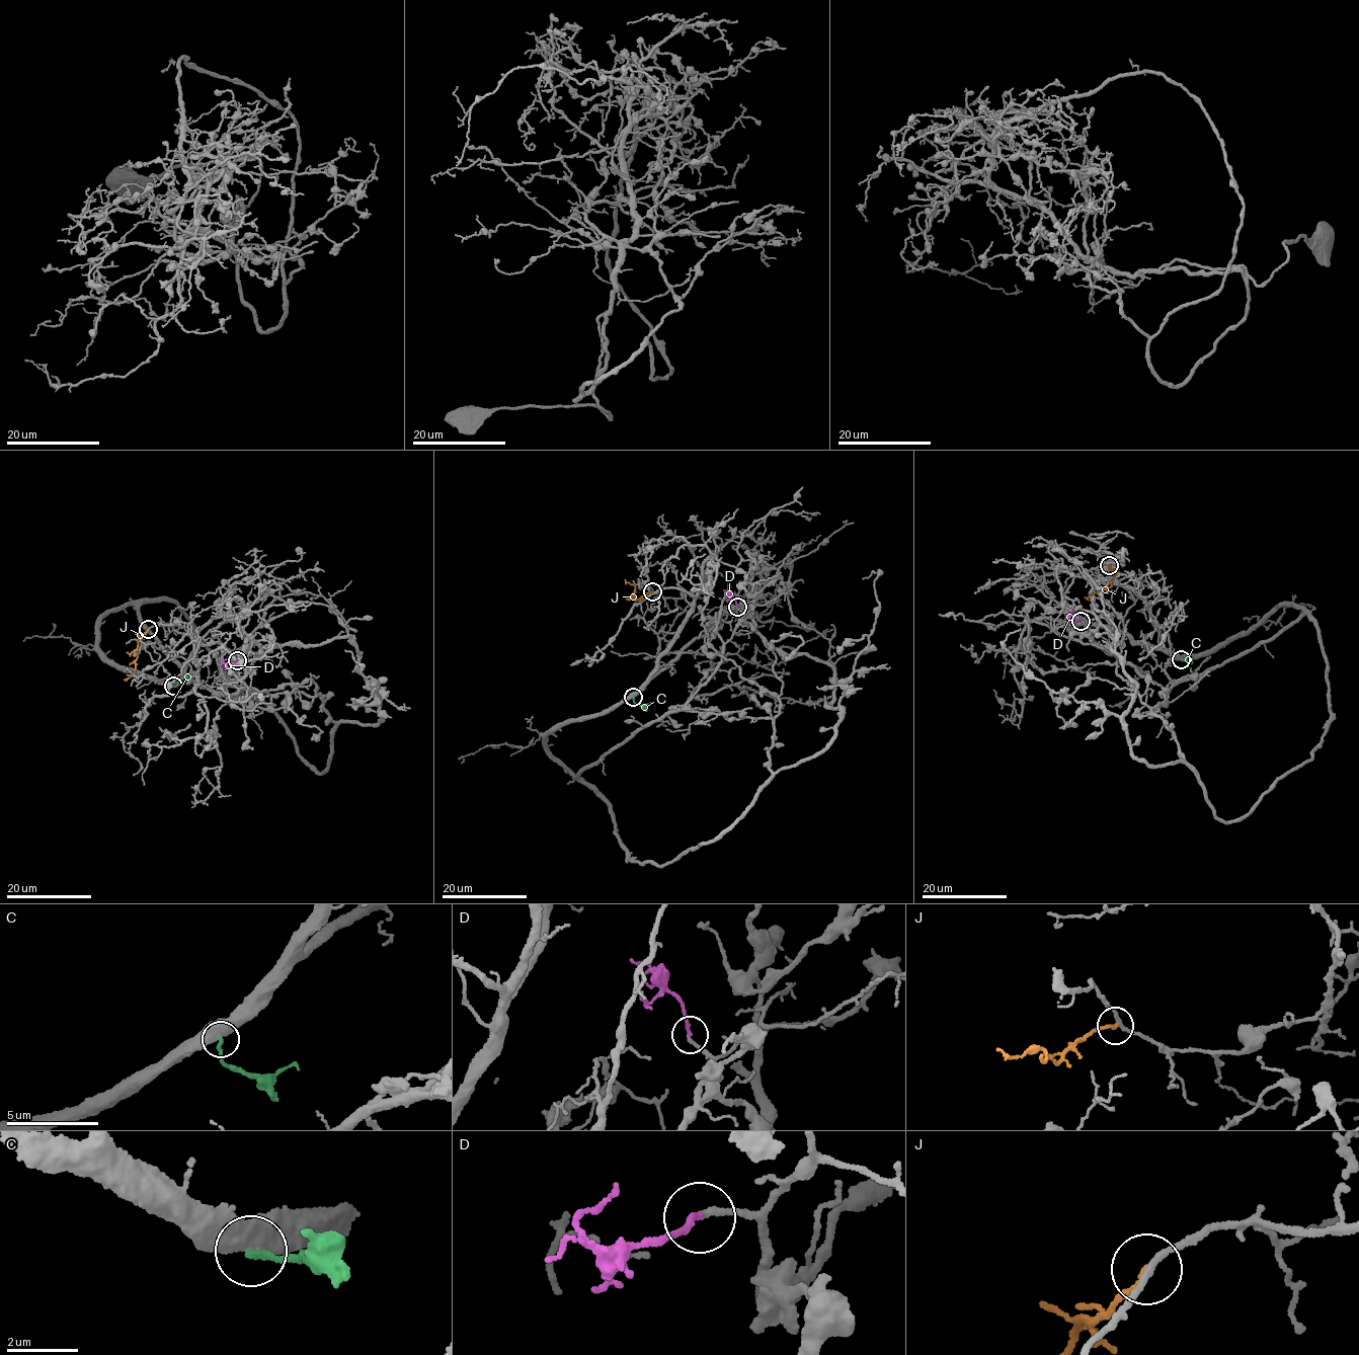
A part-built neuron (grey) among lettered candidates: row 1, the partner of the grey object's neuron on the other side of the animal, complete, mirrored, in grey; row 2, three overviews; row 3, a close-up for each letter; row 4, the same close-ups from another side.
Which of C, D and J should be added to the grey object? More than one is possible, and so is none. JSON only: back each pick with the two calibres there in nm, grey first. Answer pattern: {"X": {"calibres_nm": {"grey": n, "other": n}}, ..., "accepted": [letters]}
{"D": {"calibres_nm": {"grey": 190, "other": 190}}, "accepted": ["D"]}

